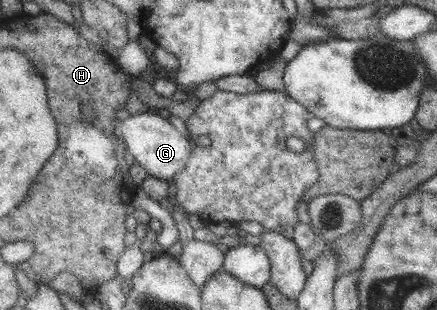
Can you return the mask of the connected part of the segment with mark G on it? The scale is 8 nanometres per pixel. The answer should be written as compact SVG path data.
M142 112L120 120L119 141L125 143L125 149L134 161L144 169L147 175L156 179L172 179L186 165L191 154L190 143L167 120L165 113Z

